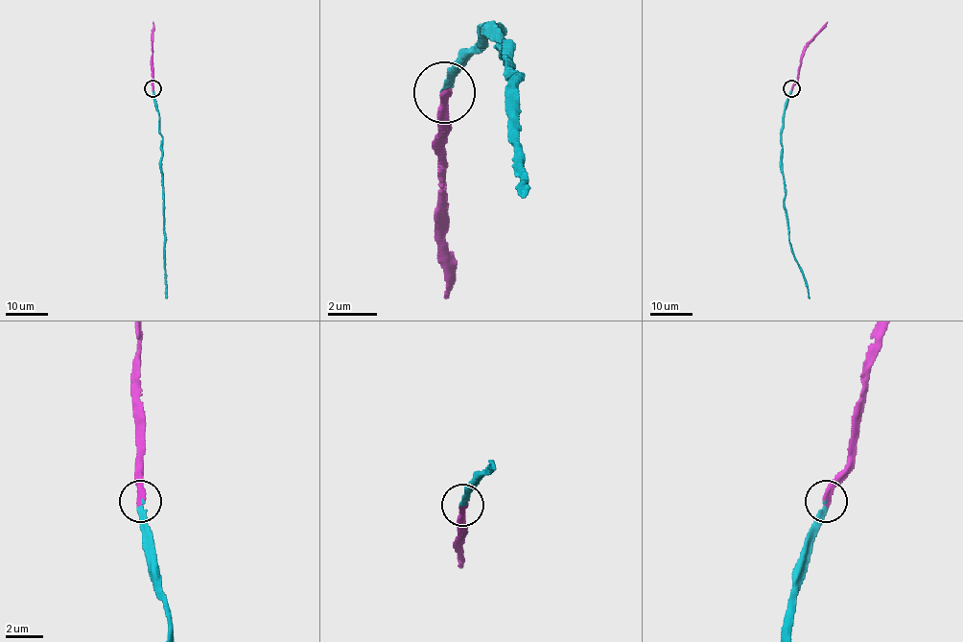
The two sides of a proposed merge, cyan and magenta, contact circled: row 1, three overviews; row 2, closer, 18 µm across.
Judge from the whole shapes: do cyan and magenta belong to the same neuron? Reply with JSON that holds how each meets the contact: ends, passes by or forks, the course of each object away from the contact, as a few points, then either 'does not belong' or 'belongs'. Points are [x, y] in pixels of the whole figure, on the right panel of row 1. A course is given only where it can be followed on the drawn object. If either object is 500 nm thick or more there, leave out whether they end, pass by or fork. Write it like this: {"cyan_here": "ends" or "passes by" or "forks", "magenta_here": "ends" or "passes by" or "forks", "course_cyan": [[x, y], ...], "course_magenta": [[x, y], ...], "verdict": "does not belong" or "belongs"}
{"cyan_here": "ends", "magenta_here": "ends", "course_cyan": [[792, 88], [784, 115], [782, 137], [784, 209], [791, 251], [810, 298]], "course_magenta": [[792, 88], [804, 47], [827, 21]], "verdict": "belongs"}

